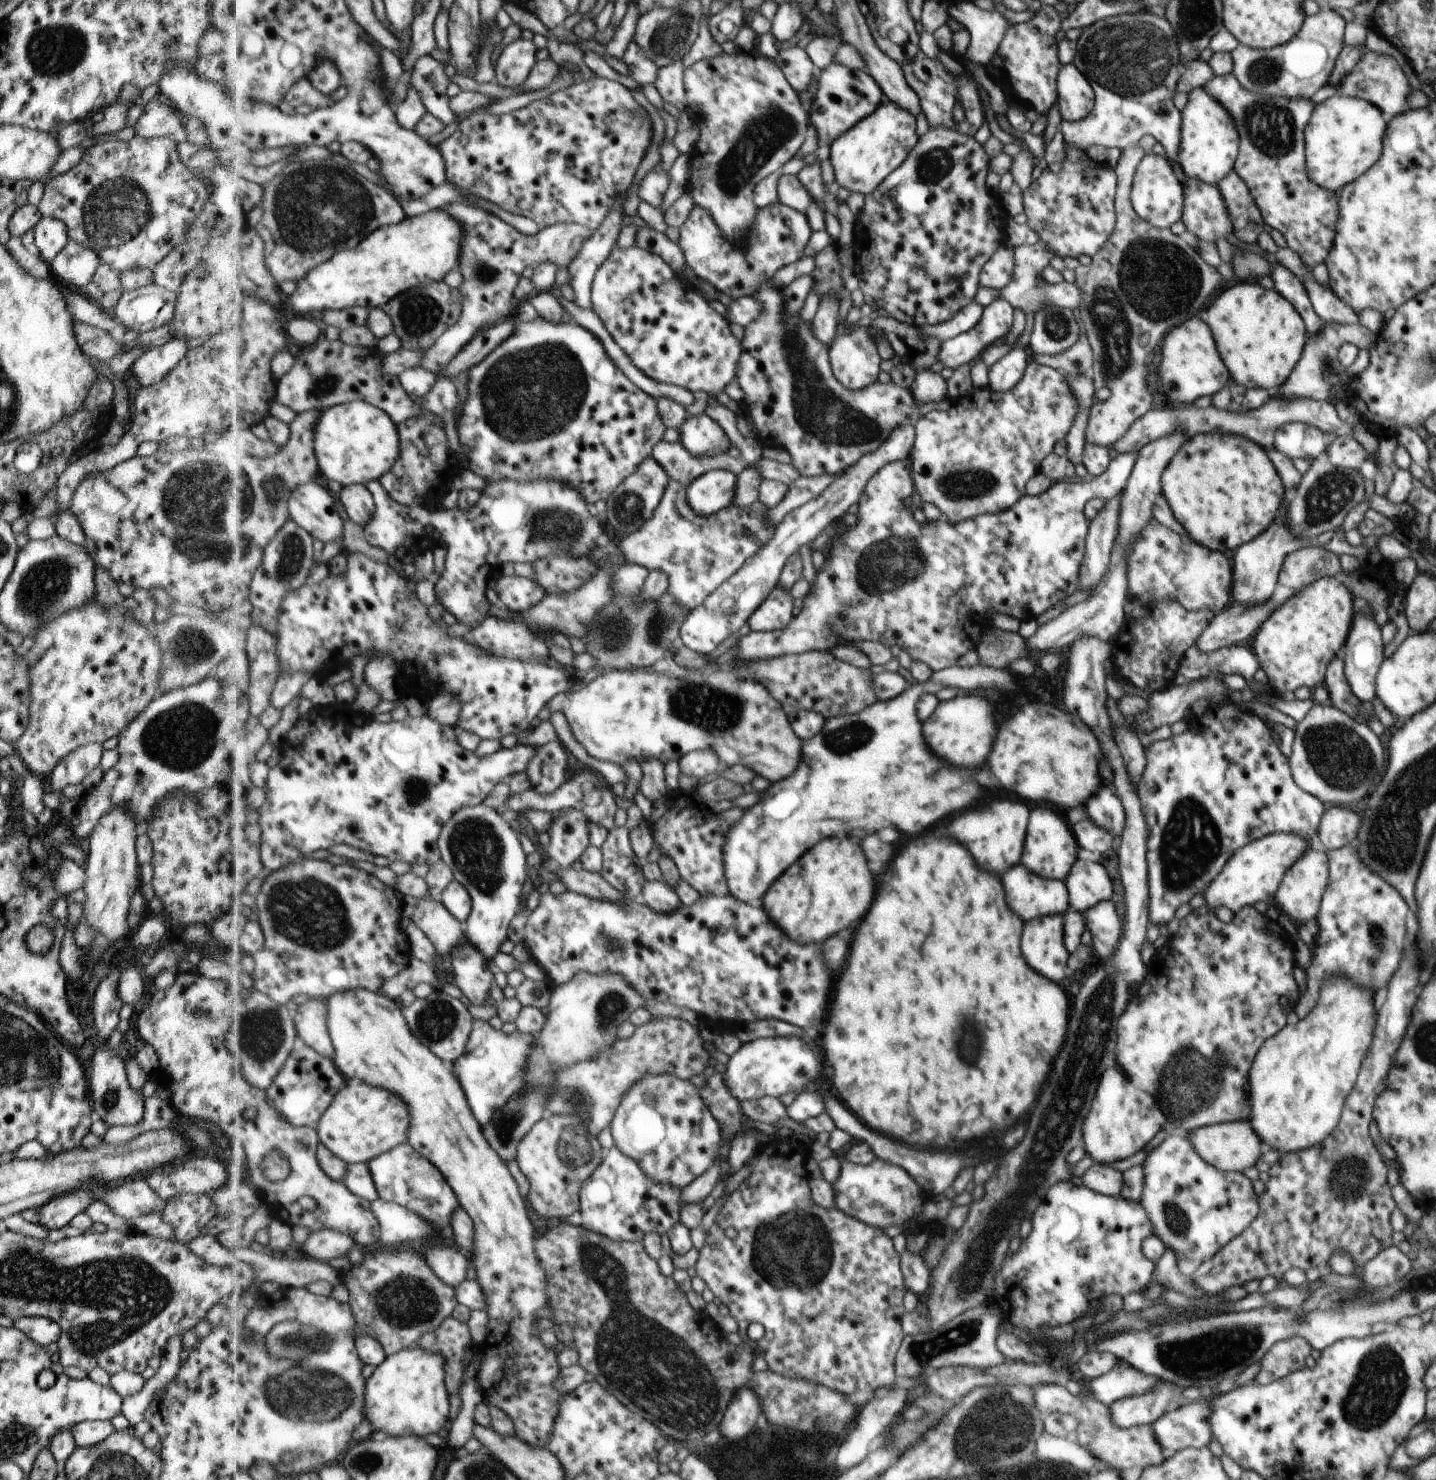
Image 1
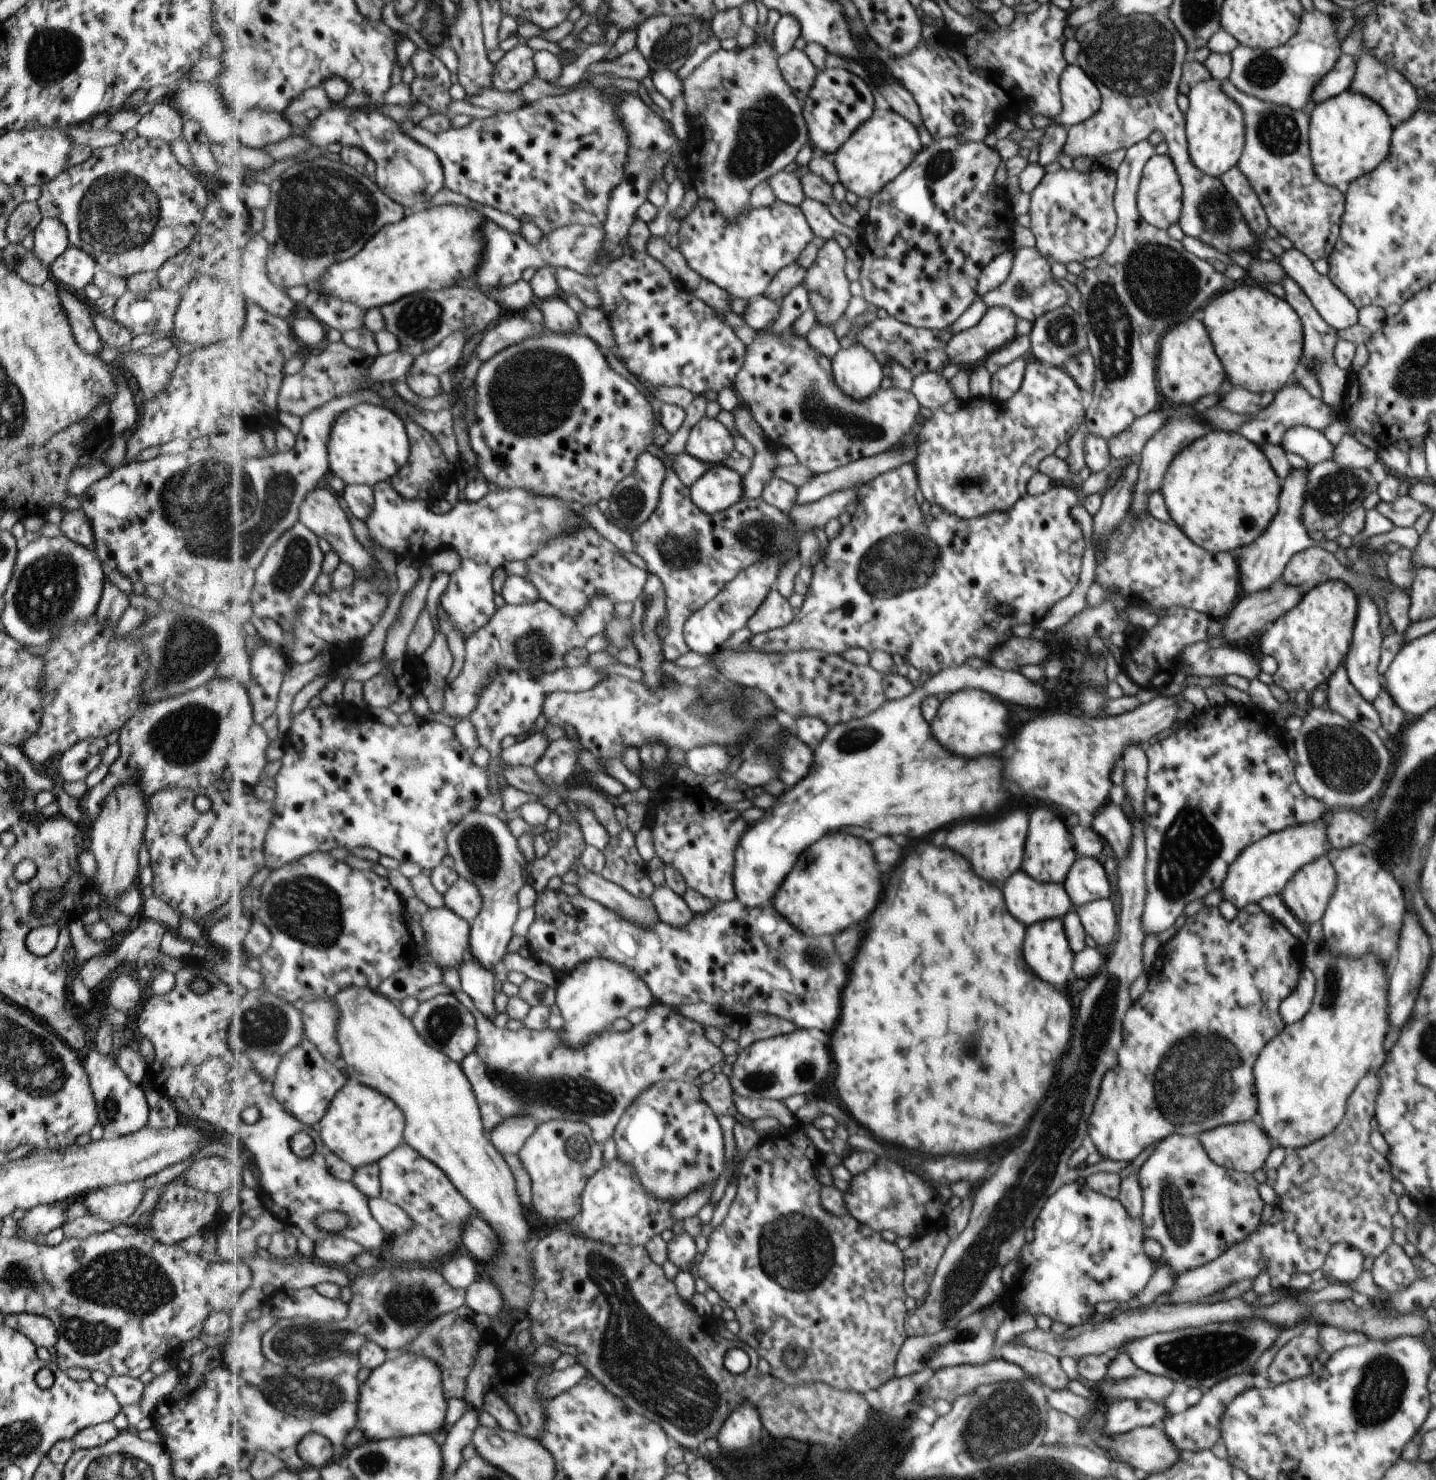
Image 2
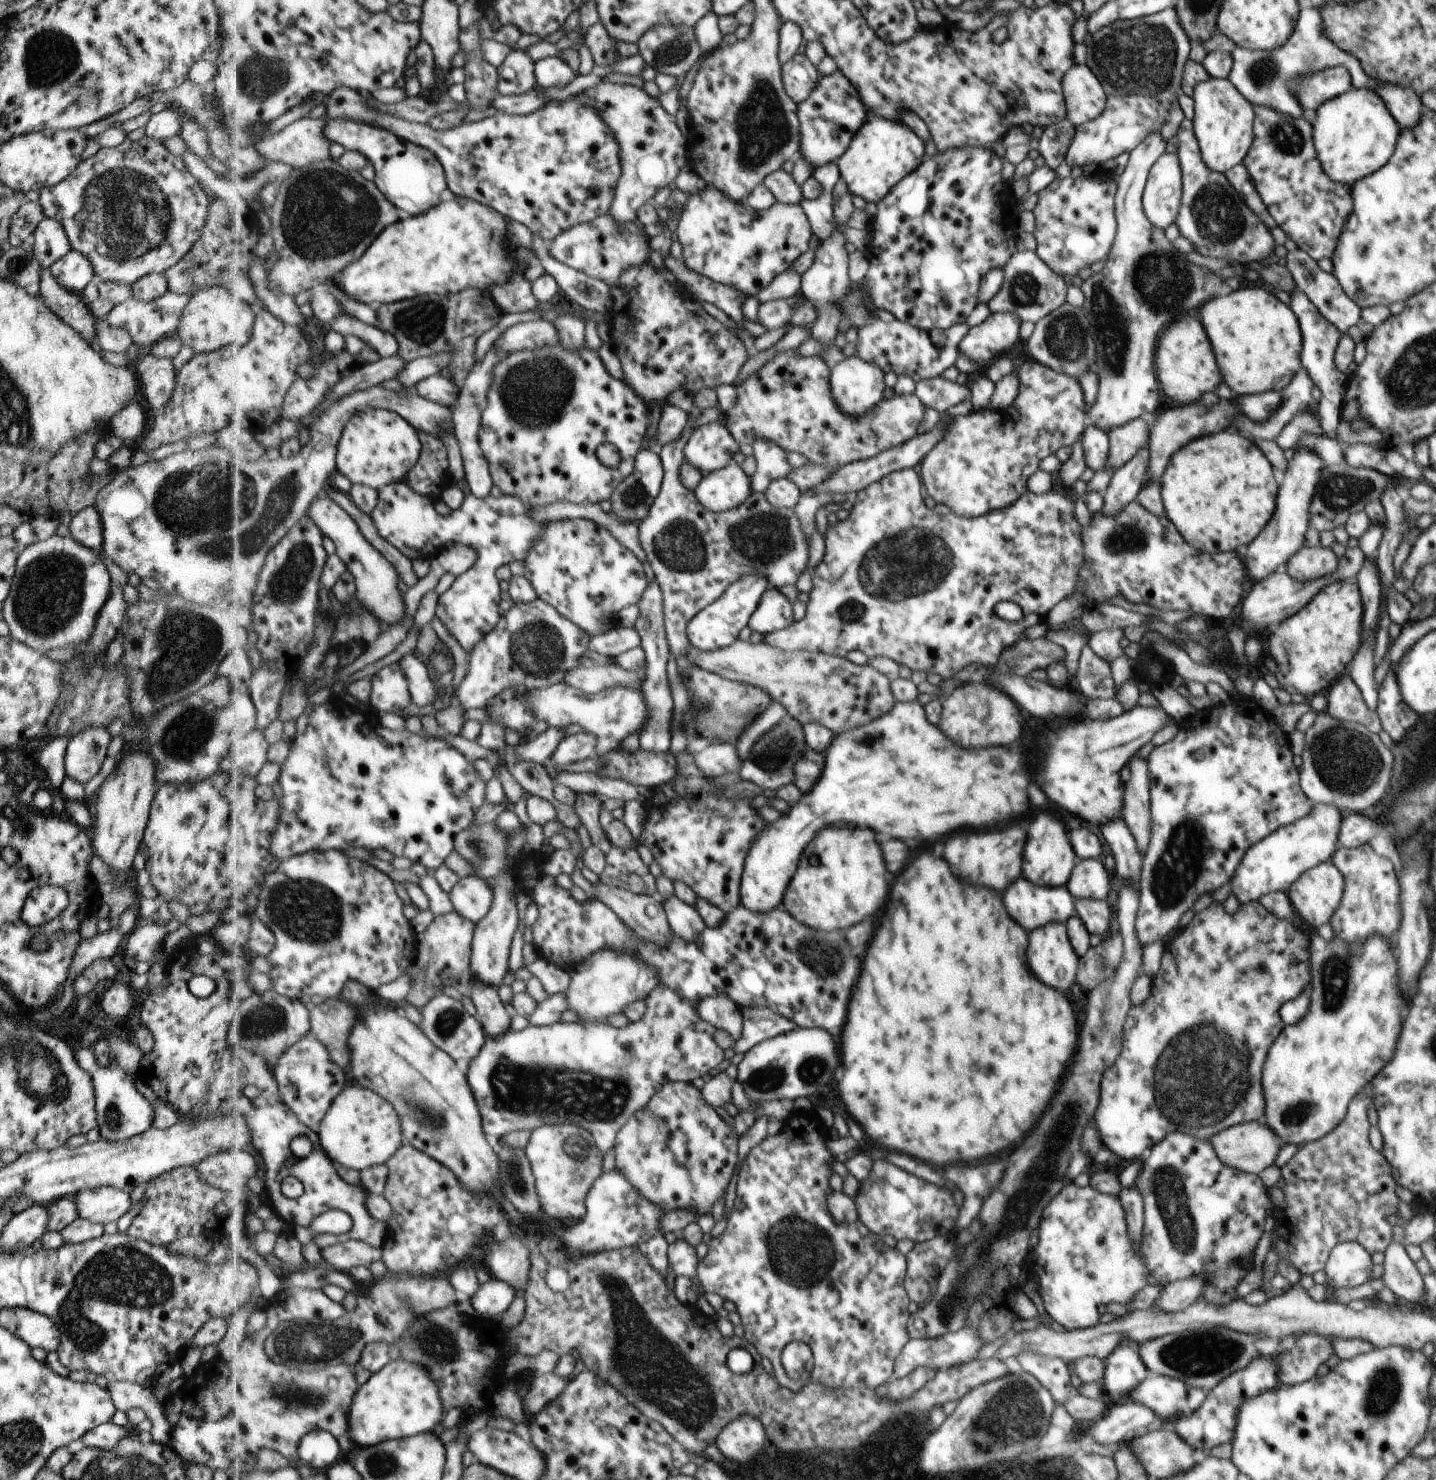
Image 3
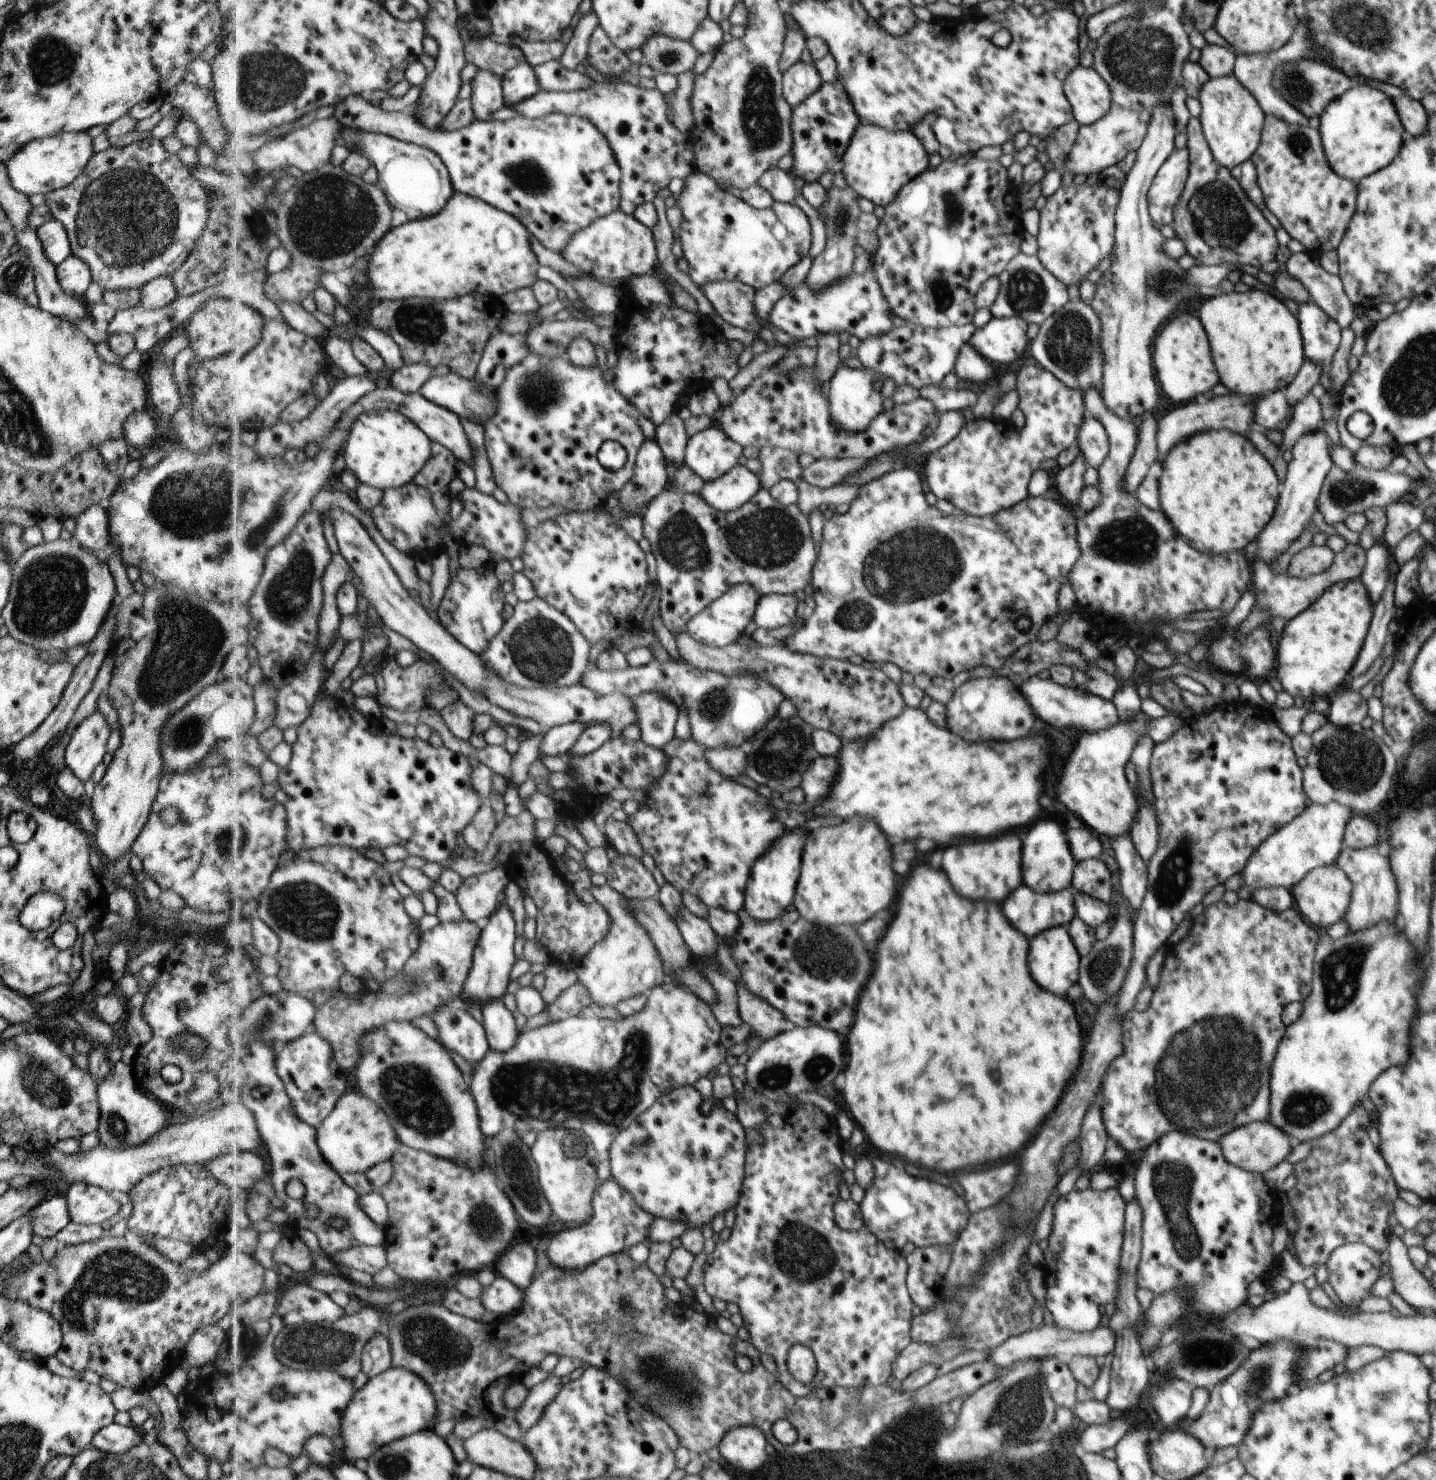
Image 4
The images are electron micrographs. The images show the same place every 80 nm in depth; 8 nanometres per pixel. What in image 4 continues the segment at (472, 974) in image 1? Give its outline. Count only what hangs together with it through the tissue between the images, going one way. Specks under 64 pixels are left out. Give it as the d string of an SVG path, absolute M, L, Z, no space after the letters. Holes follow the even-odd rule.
M501 999L484 1003L480 1009L490 1048L502 1053L509 1052L522 1033L514 1014L505 1008Z

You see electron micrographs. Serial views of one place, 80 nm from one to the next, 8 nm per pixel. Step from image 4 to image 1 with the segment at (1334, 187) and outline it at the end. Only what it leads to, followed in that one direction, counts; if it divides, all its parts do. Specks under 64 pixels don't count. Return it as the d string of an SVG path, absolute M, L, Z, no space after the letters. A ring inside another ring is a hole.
M1231 73L1214 76L1202 87L1230 112L1234 120L1240 142L1232 169L1247 185L1264 224L1278 230L1283 235L1286 246L1296 252L1311 270L1312 266L1326 259L1335 236L1335 223L1339 214L1338 195L1311 182L1305 170L1304 128L1314 106L1309 99L1256 95L1241 87L1238 79Z

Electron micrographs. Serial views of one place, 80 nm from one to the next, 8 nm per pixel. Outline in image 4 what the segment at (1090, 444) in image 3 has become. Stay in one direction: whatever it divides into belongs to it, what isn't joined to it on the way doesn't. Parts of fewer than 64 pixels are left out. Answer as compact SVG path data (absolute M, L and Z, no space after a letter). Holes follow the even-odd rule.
M1083 418L1077 432L1077 445L1087 467L1096 469L1108 453L1108 438L1104 426L1096 418Z

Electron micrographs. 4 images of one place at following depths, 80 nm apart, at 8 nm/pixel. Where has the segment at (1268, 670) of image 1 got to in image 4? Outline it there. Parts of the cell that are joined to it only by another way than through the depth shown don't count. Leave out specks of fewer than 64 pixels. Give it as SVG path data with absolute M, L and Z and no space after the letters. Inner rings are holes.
M1359 579L1338 582L1326 588L1303 612L1289 619L1278 639L1278 665L1275 669L1283 691L1301 696L1307 704L1317 696L1328 696L1345 680L1362 649L1373 620L1373 602Z

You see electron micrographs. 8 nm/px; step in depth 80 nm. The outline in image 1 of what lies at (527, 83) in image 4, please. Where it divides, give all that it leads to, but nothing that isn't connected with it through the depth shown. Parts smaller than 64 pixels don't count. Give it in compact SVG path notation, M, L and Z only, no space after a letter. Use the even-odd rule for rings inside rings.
M526 34L505 47L494 66L498 84L514 89L521 87L531 76L533 67L538 61L537 51L535 44Z

